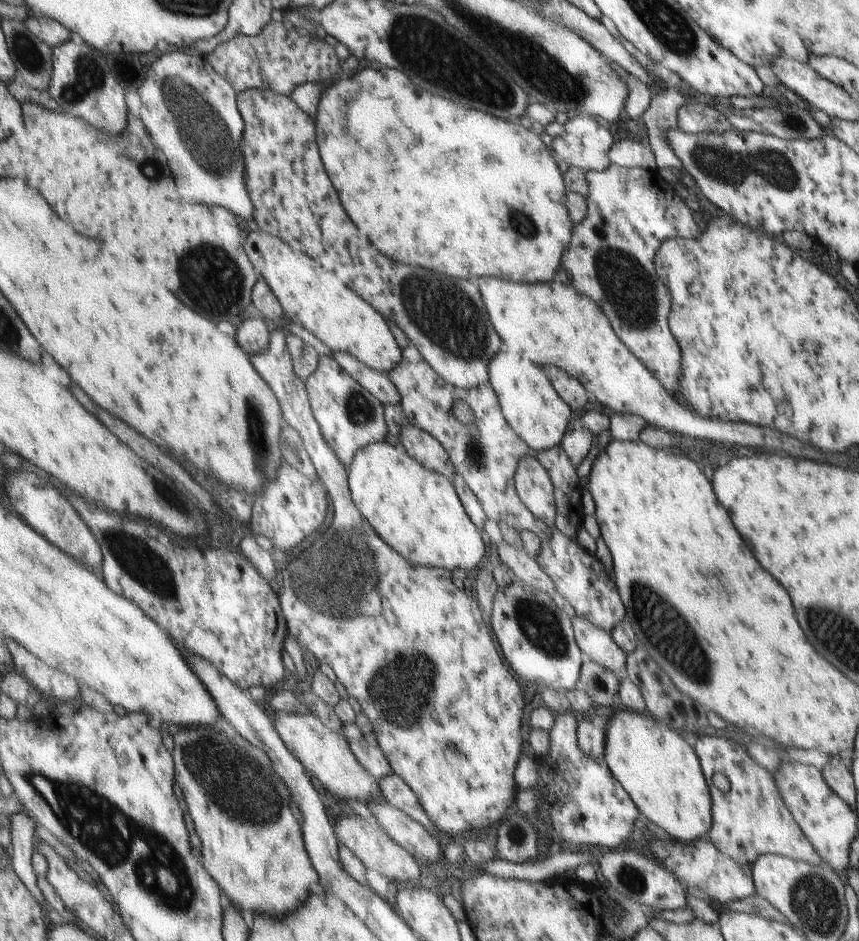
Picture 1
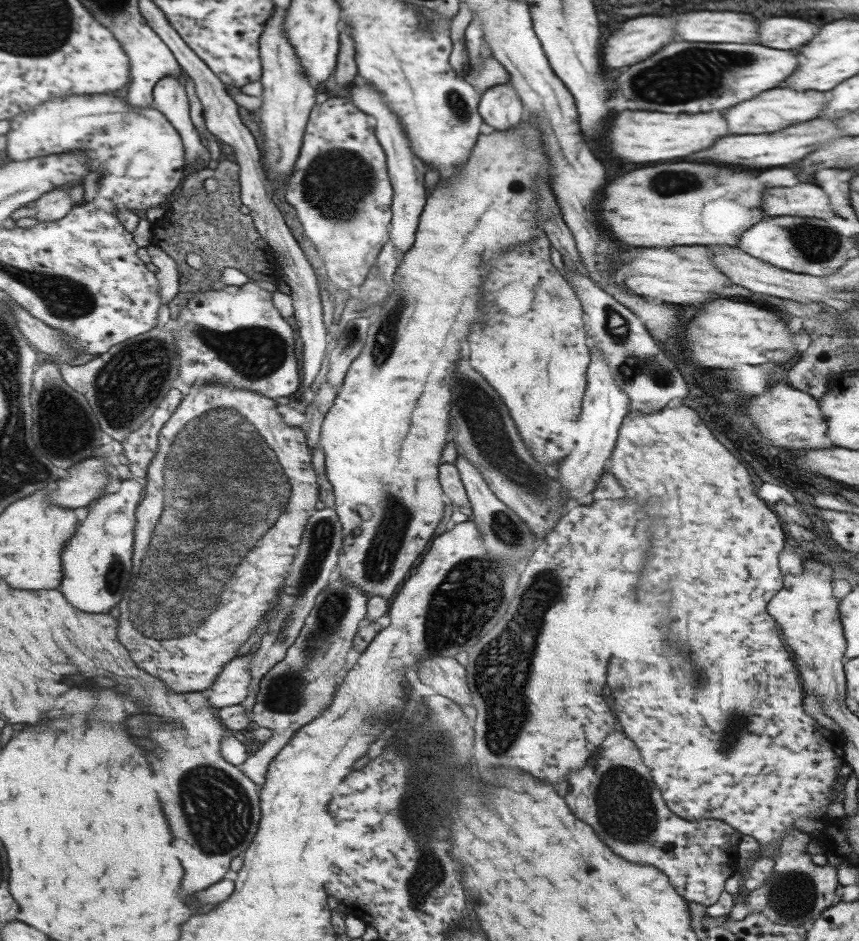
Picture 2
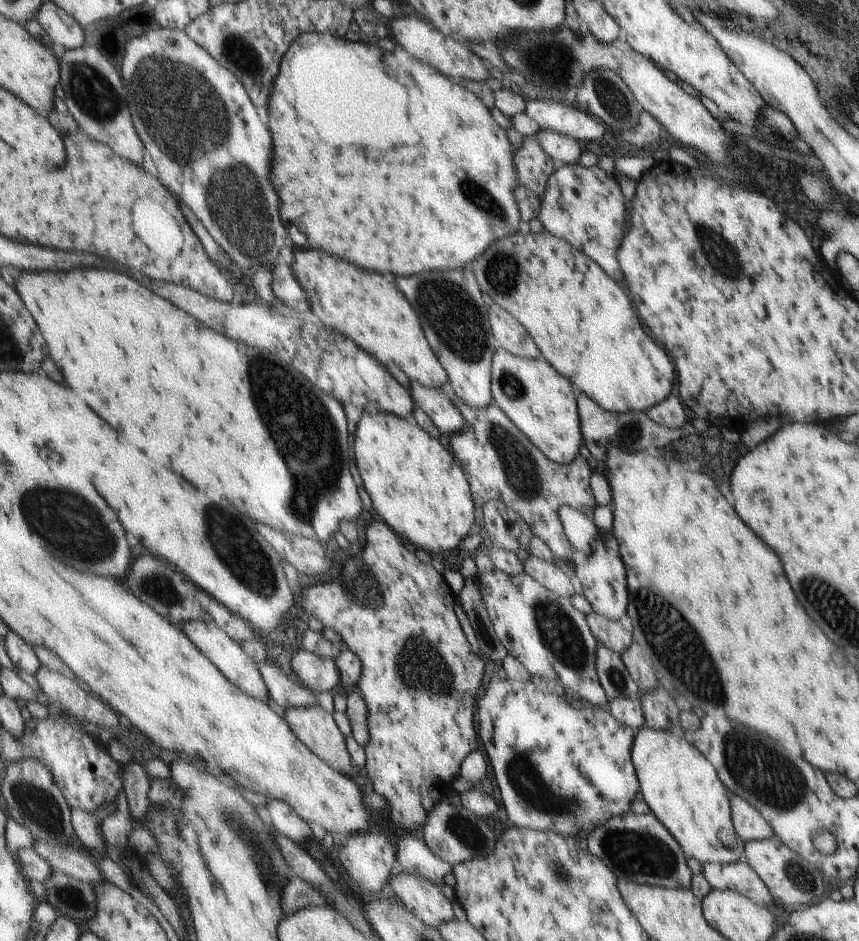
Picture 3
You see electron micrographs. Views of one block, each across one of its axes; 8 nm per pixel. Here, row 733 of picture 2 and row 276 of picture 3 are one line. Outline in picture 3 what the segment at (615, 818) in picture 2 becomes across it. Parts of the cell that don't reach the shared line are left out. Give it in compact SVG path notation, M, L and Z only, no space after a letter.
M576 163L557 164L549 175L541 195L537 217L549 234L564 239L588 255L611 278L621 278L615 252L623 240L623 214L625 206L617 180L595 165L586 168Z

